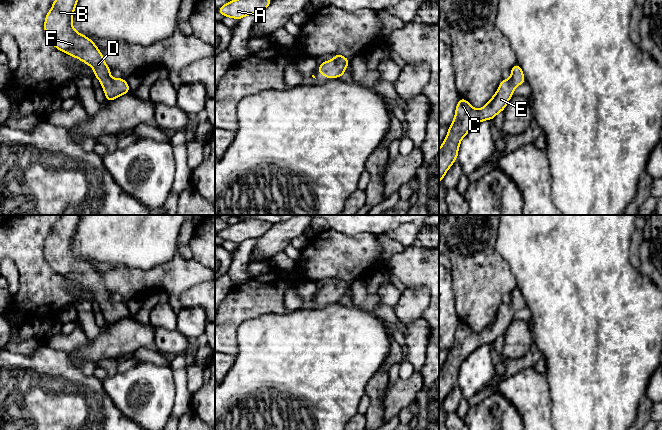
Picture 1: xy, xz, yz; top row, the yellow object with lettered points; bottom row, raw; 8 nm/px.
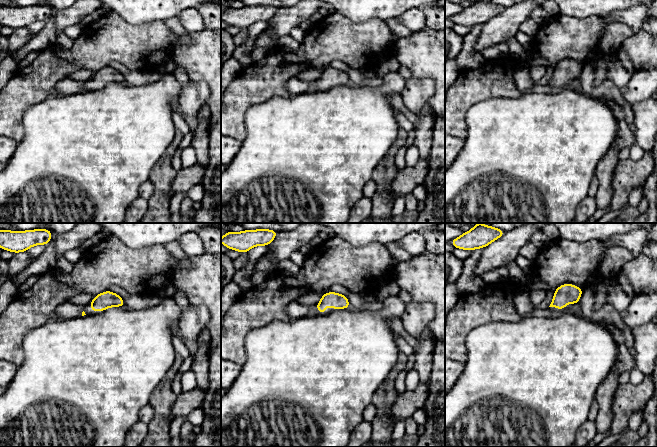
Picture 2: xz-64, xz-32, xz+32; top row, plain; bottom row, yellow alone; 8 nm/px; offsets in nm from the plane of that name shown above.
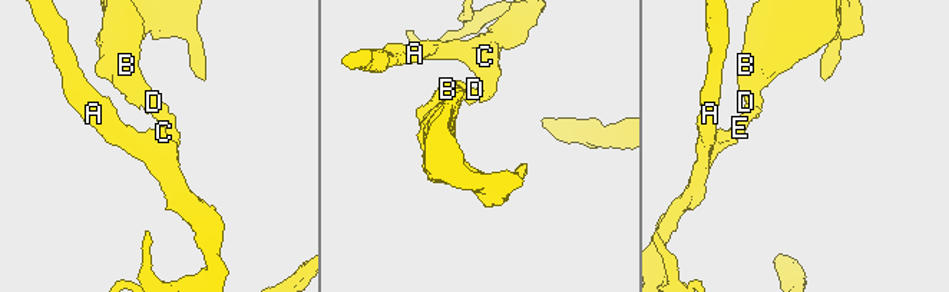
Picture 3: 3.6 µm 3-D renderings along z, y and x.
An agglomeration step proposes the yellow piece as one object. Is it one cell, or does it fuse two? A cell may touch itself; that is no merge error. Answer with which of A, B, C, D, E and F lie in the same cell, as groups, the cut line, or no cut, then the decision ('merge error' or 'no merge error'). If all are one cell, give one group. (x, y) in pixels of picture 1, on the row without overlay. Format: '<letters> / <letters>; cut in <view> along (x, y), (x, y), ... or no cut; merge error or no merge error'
A B C D E F; no cut; no merge error

